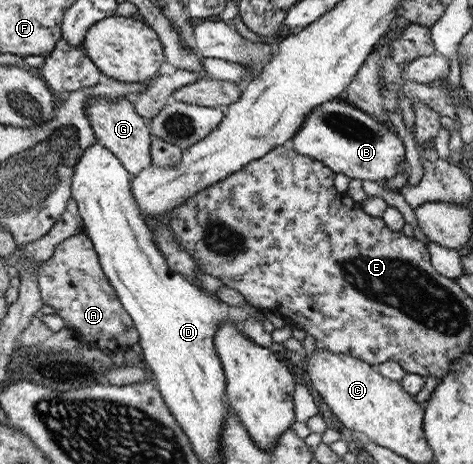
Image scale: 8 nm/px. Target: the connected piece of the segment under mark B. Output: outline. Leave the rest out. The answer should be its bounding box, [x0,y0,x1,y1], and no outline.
[289,98,409,182]

